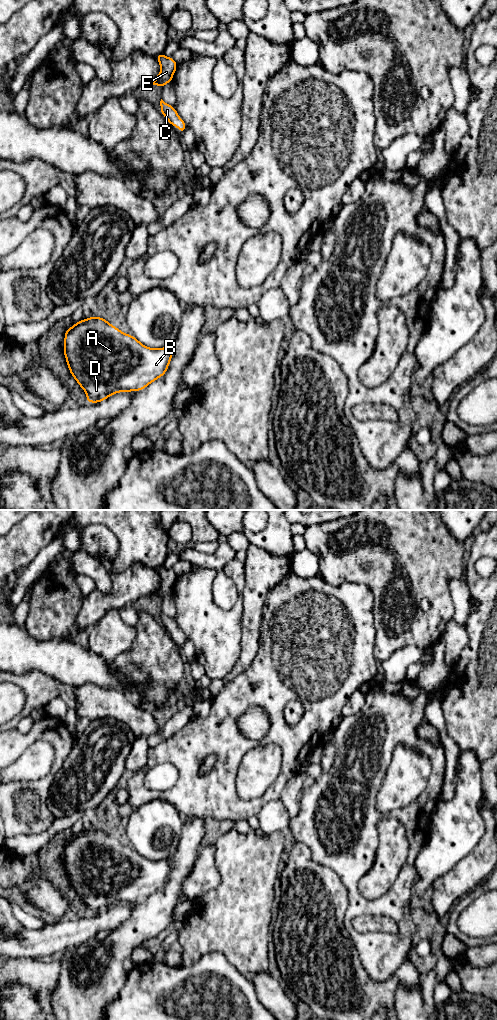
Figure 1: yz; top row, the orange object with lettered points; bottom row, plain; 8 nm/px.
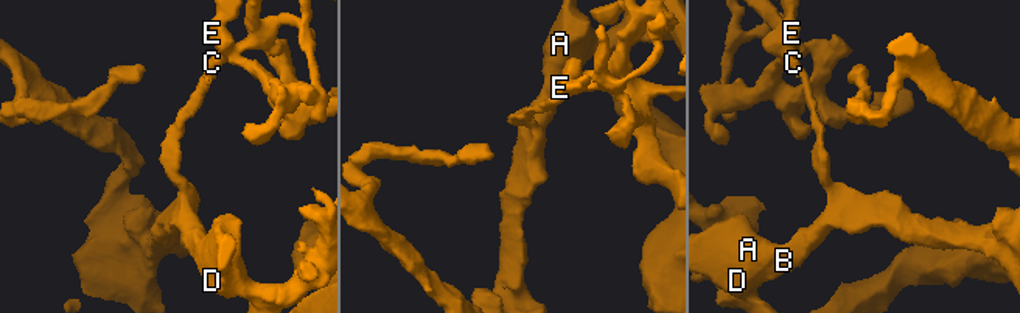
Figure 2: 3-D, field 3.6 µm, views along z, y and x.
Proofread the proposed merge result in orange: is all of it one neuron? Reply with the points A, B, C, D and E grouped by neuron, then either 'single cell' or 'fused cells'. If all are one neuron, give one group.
groups A B C D E; single cell

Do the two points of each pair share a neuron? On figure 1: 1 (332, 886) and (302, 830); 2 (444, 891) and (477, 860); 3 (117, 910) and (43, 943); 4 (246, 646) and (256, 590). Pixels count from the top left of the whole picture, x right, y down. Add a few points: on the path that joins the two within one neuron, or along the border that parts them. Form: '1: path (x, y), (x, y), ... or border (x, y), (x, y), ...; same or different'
1: border (307, 846), (311, 858), (329, 867), (340, 879); different
2: path (452, 885), (469, 868); same
3: path (99, 922), (88, 925), (73, 933), (61, 935); same
4: path (250, 632), (253, 604); same

